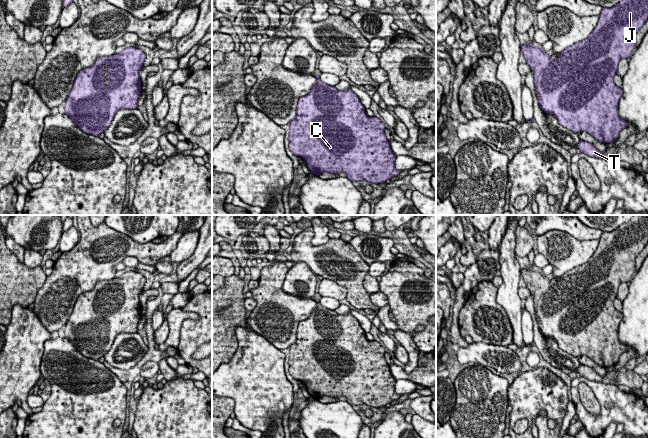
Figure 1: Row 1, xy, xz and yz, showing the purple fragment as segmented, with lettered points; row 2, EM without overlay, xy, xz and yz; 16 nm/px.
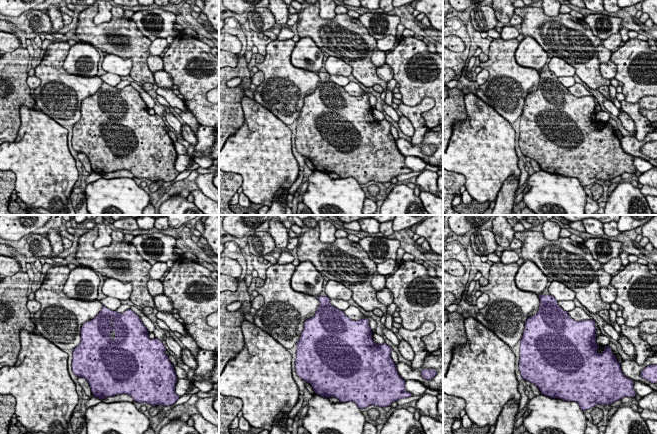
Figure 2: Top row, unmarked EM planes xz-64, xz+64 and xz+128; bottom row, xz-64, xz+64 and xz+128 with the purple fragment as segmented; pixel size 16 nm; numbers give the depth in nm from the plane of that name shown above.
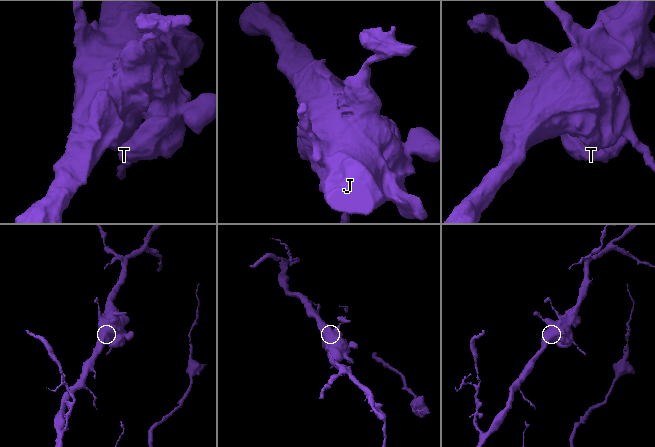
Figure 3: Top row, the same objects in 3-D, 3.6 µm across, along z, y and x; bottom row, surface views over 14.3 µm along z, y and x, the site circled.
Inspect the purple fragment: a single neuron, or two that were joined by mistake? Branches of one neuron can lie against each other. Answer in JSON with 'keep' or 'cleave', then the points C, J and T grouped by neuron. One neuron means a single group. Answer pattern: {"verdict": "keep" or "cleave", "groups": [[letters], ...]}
{"verdict": "keep", "groups": [["C", "J", "T"]]}

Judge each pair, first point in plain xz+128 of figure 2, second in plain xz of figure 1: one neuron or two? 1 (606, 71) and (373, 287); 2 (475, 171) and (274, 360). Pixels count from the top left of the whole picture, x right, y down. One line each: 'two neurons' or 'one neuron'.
1: two neurons
2: one neuron

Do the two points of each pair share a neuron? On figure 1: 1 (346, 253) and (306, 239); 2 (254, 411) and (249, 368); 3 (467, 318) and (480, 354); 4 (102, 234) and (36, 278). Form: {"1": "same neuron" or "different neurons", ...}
{"1": "same neuron", "2": "same neuron", "3": "different neurons", "4": "different neurons"}

